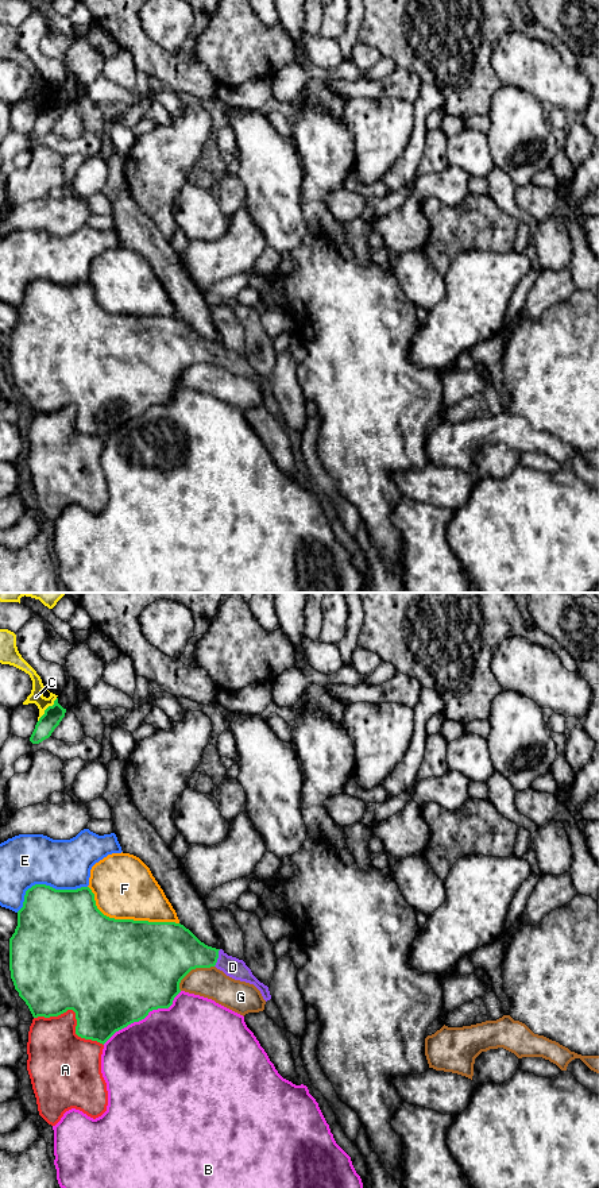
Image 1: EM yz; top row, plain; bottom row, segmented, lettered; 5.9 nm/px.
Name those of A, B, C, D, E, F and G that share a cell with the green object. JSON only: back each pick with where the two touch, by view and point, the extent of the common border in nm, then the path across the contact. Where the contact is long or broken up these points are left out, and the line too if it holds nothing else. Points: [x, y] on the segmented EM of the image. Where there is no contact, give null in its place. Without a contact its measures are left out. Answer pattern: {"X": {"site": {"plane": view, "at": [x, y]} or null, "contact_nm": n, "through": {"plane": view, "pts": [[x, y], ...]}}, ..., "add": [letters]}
{"D": {"site": {"plane": "yz", "at": [217, 957]}, "contact_nm": 110, "through": {"plane": "yz", "pts": [[177, 951], [217, 957], [232, 967]]}}, "add": ["D"]}

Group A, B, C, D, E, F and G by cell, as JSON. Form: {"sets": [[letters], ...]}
{"sets": [["A"], ["B"], ["C"], ["D"], ["E"], ["F"], ["G"]]}

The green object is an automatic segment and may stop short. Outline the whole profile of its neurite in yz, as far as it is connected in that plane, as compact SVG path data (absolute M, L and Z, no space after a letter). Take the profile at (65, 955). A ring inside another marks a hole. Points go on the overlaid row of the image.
M46 884L32 886L26 891L23 907L18 911L18 926L9 938L11 979L32 1017L50 1018L73 1010L77 1019L76 1034L103 1045L116 1031L144 1019L150 1011L169 1008L181 992L181 980L192 969L210 967L235 980L254 984L266 1002L271 999L268 987L252 975L243 960L205 945L181 923L109 918L97 909L89 887L55 890Z

